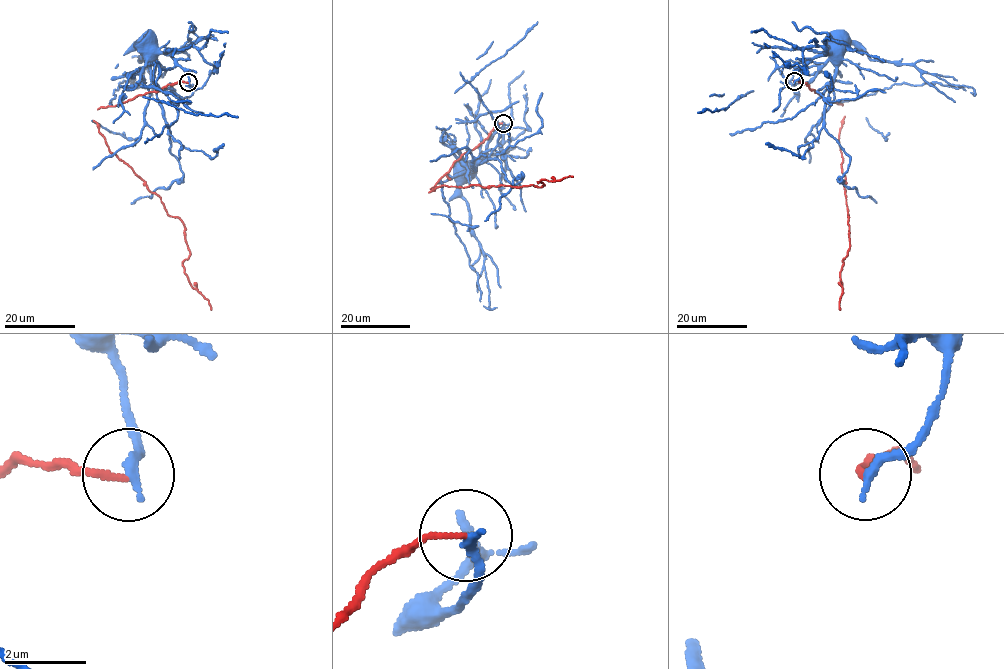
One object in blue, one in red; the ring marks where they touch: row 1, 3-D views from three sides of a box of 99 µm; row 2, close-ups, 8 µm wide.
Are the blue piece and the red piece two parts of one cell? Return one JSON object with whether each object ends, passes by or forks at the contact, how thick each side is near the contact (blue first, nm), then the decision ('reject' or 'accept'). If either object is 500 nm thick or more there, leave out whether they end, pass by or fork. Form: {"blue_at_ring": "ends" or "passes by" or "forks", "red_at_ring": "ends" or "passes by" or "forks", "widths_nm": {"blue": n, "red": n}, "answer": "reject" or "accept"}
{"blue_at_ring": "ends", "red_at_ring": "ends", "widths_nm": {"blue": 260, "red": 150}, "answer": "reject"}

